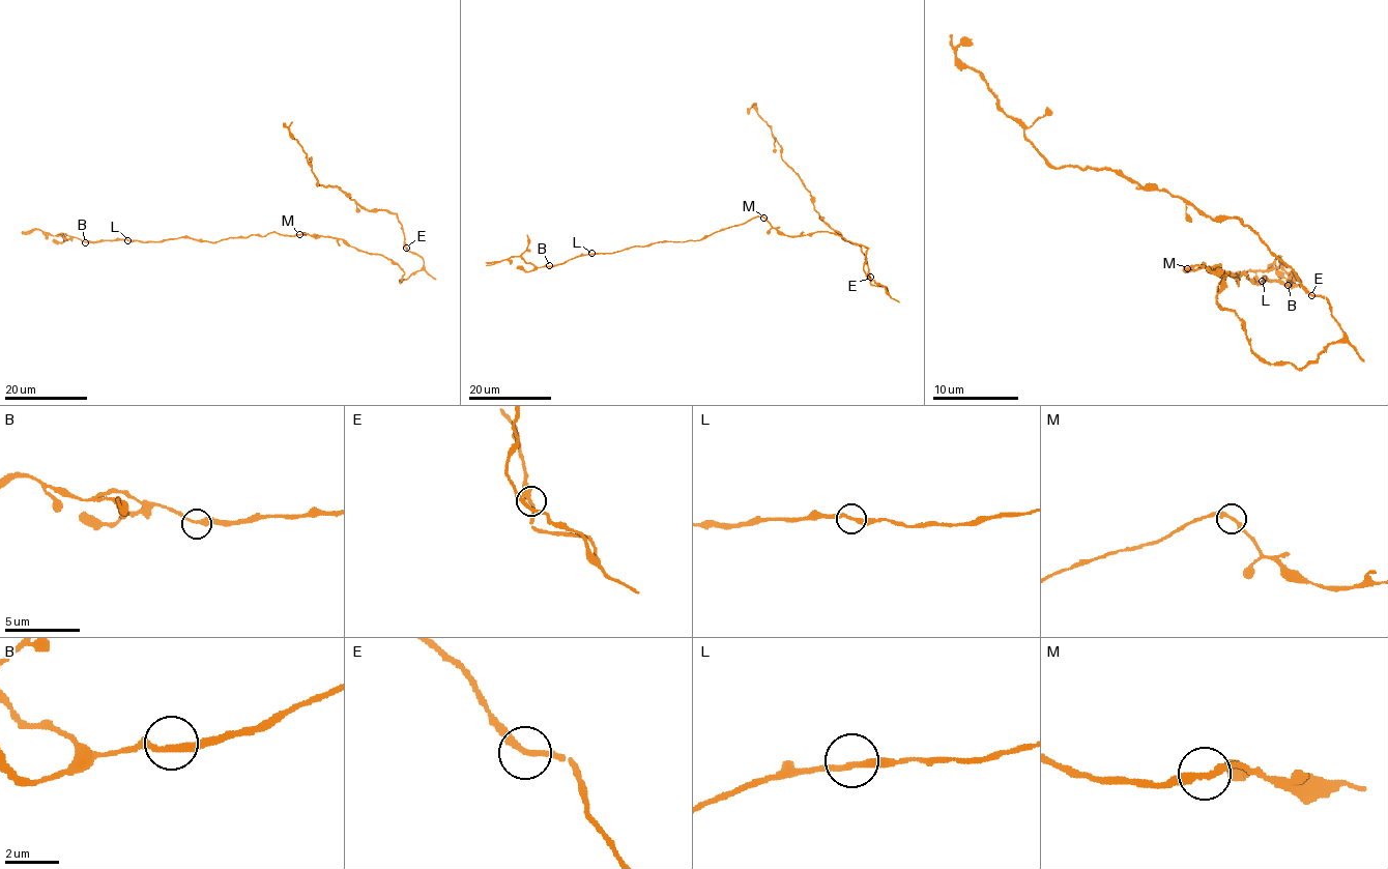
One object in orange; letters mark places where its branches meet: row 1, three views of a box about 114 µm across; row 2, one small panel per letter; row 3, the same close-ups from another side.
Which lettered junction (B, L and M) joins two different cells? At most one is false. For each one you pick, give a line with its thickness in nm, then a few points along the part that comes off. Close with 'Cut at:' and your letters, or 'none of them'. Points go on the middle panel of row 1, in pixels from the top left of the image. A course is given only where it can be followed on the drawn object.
Cut at: none of them

